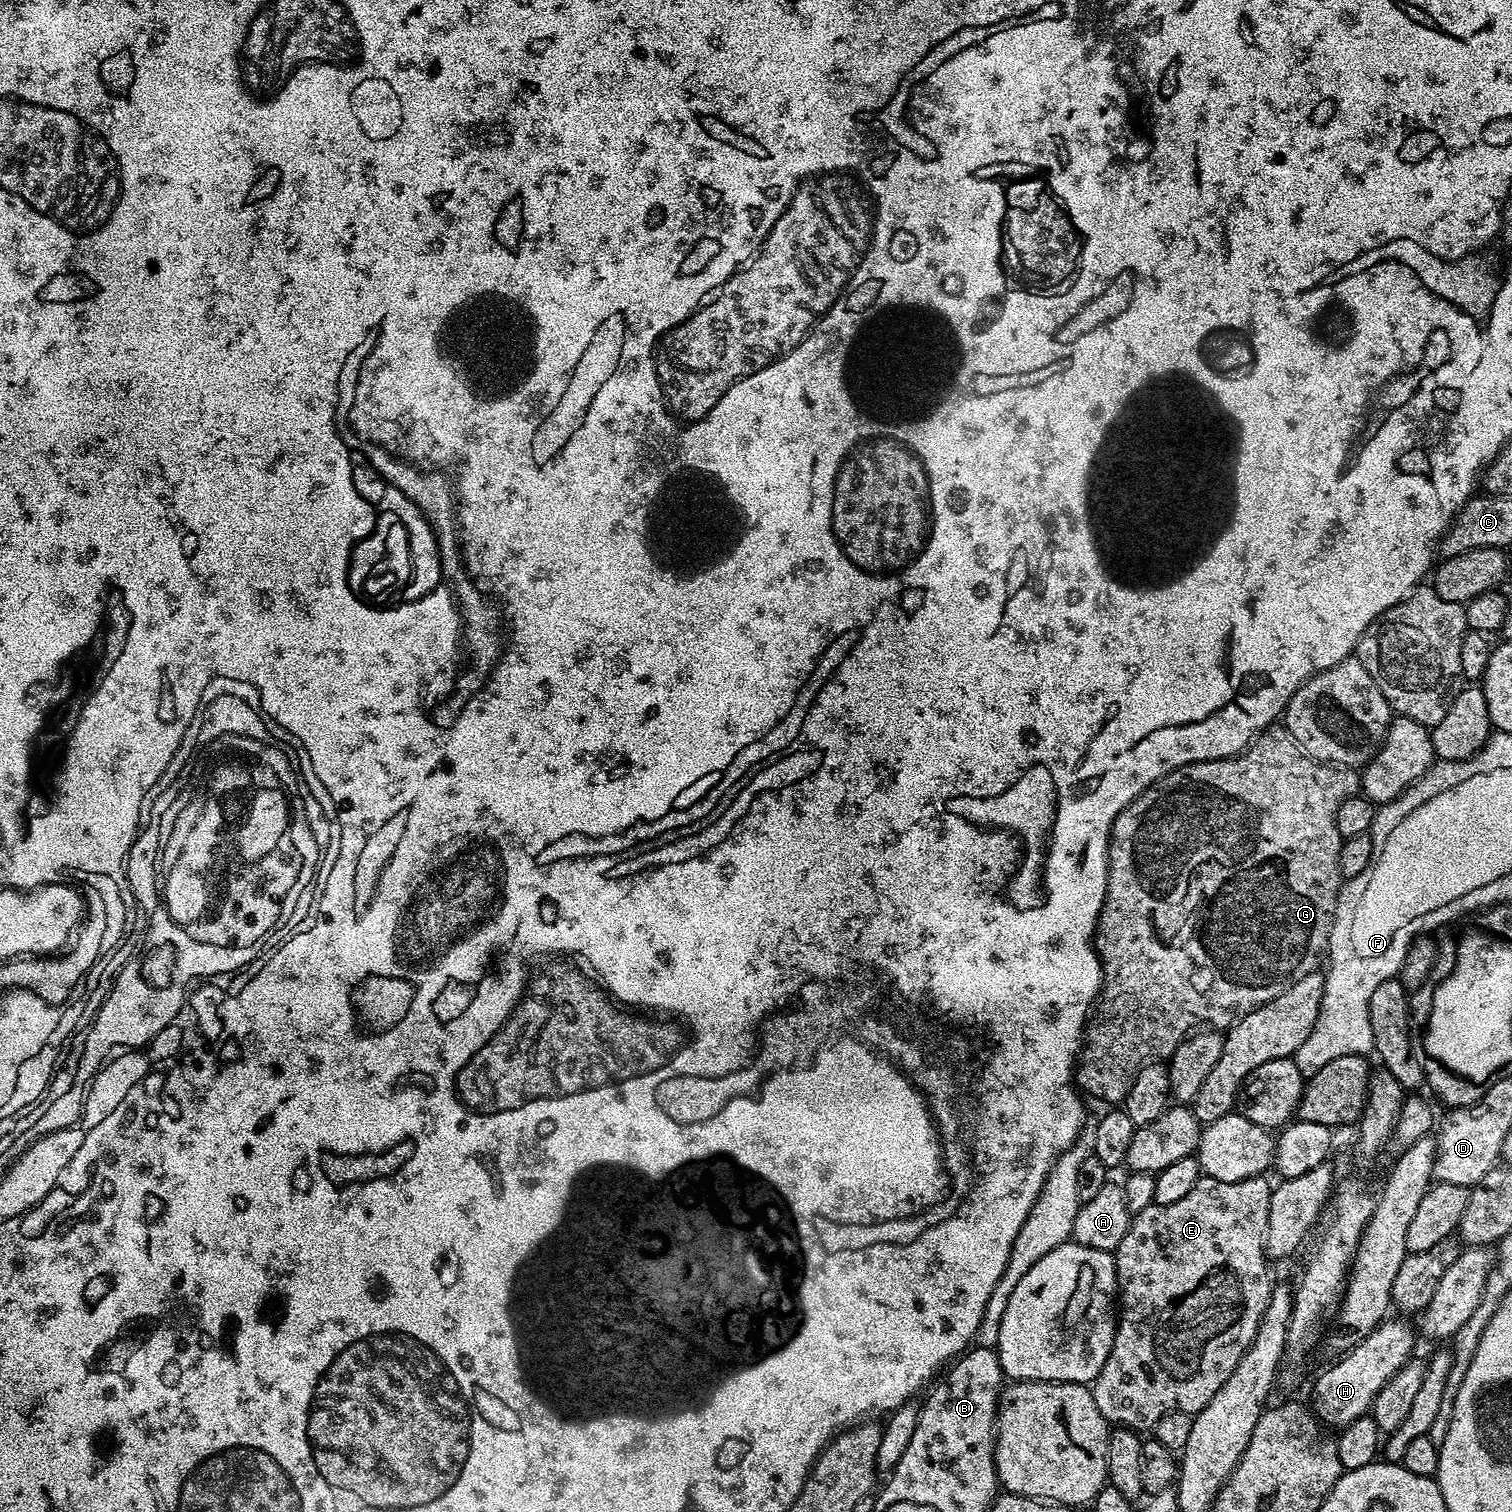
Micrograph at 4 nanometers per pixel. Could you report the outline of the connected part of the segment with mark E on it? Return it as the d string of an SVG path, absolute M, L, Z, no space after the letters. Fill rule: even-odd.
M1201 1175L1200 1181L1178 1202L1170 1202L1170 1206L1162 1206L1152 1203L1146 1206L1146 1210L1135 1213L1132 1224L1126 1230L1126 1238L1118 1242L1116 1251L1116 1290L1118 1293L1118 1319L1116 1321L1116 1333L1114 1334L1114 1346L1098 1374L1098 1378L1092 1381L1092 1397L1098 1402L1098 1410L1108 1421L1109 1425L1133 1430L1155 1429L1157 1422L1171 1412L1186 1412L1195 1414L1201 1412L1222 1390L1222 1382L1234 1374L1234 1368L1238 1362L1242 1362L1242 1356L1248 1352L1248 1348L1254 1342L1254 1334L1262 1322L1262 1314L1266 1314L1266 1306L1270 1302L1270 1294L1274 1287L1274 1279L1268 1273L1270 1261L1266 1255L1266 1230L1270 1222L1270 1198L1273 1185L1267 1184L1264 1176L1246 1178L1242 1182L1218 1182L1218 1178L1210 1178Z

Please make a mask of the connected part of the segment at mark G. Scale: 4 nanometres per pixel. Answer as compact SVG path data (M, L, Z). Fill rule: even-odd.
M1273 726L1261 732L1236 756L1225 760L1194 762L1166 774L1158 782L1151 784L1142 795L1134 798L1130 806L1123 808L1118 818L1114 818L1114 826L1108 839L1108 885L1094 937L1104 982L1100 986L1094 1011L1088 1017L1082 1047L1074 1065L1074 1084L1081 1093L1089 1092L1094 1099L1105 1100L1108 1106L1123 1105L1136 1071L1146 1063L1160 1062L1171 1057L1189 1031L1188 1024L1197 1020L1200 1023L1197 1025L1227 1030L1237 1020L1241 1020L1258 1006L1278 998L1278 994L1285 992L1297 980L1306 978L1306 974L1321 967L1328 951L1332 920L1336 917L1336 899L1342 887L1342 837L1336 825L1336 815L1339 807L1359 792L1360 772L1357 769L1320 763L1300 749L1287 728Z

